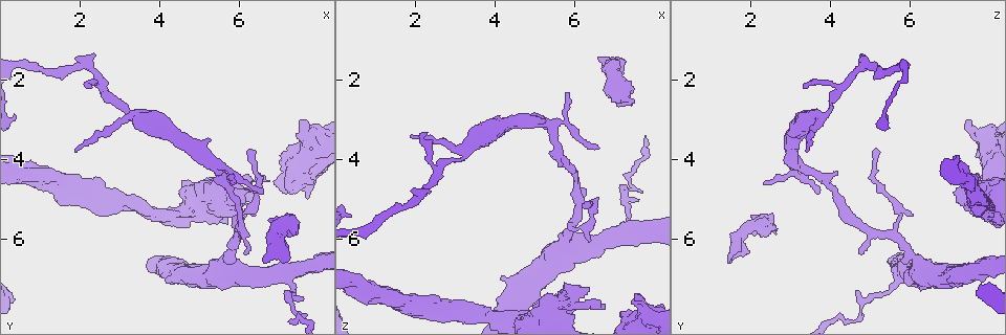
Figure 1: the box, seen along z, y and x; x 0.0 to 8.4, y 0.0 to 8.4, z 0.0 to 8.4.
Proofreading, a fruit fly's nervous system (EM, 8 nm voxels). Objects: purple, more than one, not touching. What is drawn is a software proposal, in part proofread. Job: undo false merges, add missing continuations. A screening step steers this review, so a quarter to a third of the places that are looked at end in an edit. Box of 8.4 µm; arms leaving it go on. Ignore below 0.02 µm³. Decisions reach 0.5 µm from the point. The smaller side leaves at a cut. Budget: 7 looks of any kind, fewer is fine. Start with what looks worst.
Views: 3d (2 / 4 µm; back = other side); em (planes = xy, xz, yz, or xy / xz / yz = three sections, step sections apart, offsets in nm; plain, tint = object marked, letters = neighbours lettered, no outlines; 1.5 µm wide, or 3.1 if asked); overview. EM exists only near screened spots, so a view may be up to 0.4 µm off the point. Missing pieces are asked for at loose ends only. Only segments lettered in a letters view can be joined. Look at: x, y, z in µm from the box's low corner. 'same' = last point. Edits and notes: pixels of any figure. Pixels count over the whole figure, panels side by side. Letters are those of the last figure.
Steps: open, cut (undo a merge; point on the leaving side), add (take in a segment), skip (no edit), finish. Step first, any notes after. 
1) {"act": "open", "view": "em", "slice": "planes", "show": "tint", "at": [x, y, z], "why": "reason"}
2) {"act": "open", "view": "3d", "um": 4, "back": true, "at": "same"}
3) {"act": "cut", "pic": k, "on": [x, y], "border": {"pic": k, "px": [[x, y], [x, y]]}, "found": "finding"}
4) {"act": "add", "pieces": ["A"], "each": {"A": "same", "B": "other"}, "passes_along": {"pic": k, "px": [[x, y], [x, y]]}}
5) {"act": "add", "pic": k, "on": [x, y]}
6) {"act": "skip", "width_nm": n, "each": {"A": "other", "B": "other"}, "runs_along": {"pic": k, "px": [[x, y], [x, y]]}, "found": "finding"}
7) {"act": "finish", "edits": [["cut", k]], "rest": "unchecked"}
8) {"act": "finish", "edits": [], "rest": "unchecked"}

{"act": "open", "view": "em", "slice": "xz", "step": 8, "show": "tint", "at": [6.95, 6.10, 1.65], "why": "sudden change in width"}

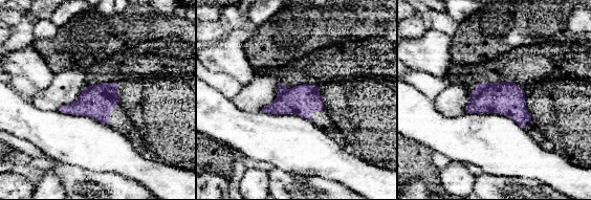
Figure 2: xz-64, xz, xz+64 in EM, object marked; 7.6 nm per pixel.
{"act": "open", "view": "em", "slice": "planes", "show": "tint", "at": "same"}

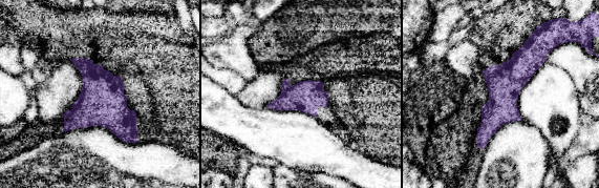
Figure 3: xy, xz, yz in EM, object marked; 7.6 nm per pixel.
{"act": "open", "view": "em", "slice": "planes", "show": "letters", "at": "same"}

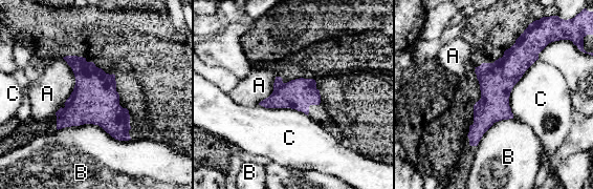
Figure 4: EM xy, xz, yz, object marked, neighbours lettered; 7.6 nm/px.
{"act": "skip", "each": {"A": "other", "B": "other", "C": "other"}, "found": "one neuron here"}

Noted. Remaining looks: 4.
{"act": "open", "view": "em", "slice": "planes", "show": "tint", "at": [6.30, 3.75, 5.20]}

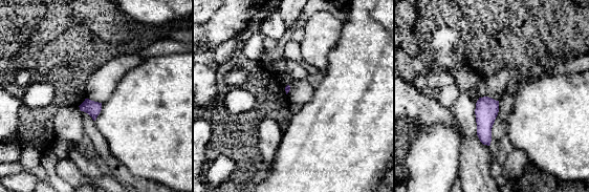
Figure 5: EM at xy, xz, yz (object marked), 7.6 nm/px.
{"act": "open", "view": "em", "slice": "planes", "show": "letters", "at": "same", "why": "what lies round it"}

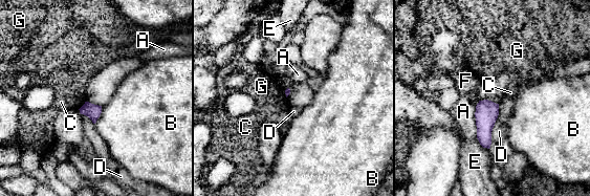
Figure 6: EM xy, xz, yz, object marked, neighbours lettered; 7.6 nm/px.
{"act": "skip", "longest_contact_nm": ["D", 300], "each": {"A": "other", "B": "other", "C": "other", "D": "other", "E": "other", "F": "other", "G": "other"}, "border": {"pic": 6, "px": [[499, 104], [499, 114], [490, 142]]}, "found": "none of them fits"}

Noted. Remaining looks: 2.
{"act": "open", "view": "3d", "um": 4, "at": [2.20, 4.85, 7.70], "why": "thick turns thin"}

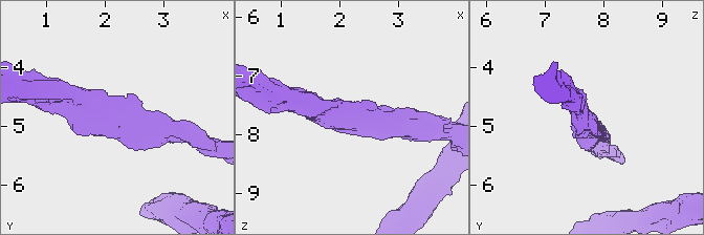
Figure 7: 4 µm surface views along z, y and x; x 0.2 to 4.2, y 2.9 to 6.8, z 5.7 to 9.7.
{"act": "open", "view": "em", "slice": "planes", "show": "letters", "at": [2.15, 4.95, 7.65], "why": "shape alone is not enough"}

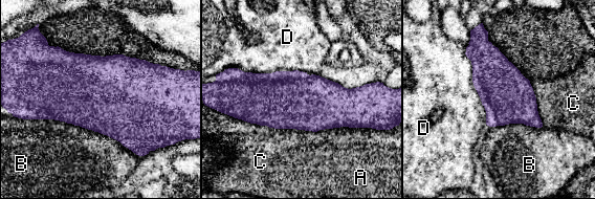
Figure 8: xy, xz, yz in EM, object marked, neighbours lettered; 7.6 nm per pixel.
{"act": "skip", "each": {"A": "other", "B": "other", "C": "other", "D": "other"}, "border": {"pic": 8, "px": [[464, 52], [486, 124]]}, "found": "one neuron here"}

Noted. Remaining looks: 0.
{"act": "finish", "edits": [], "rest": "unchecked"}

